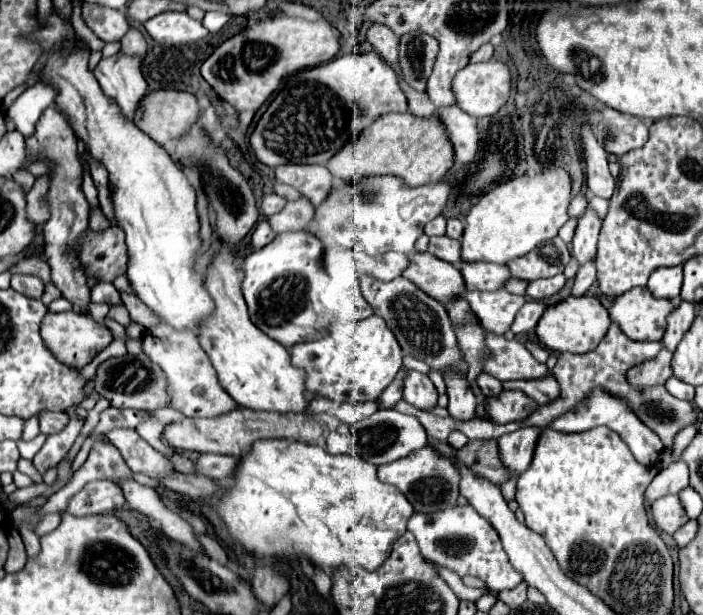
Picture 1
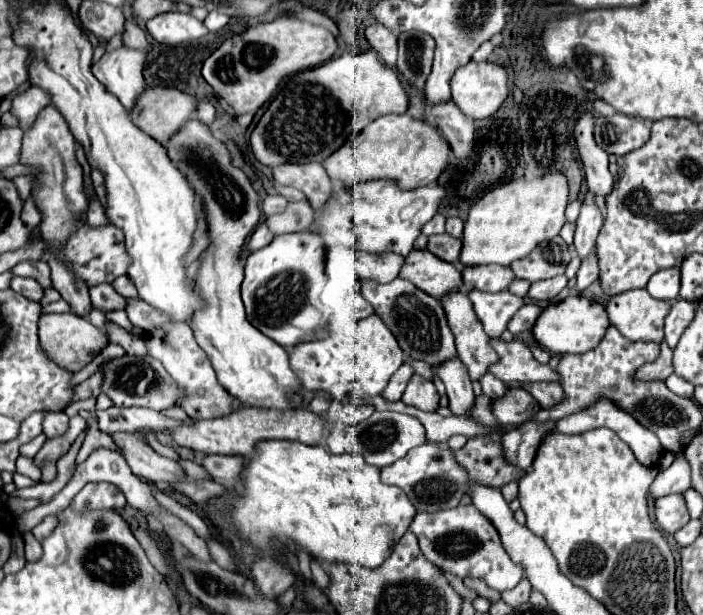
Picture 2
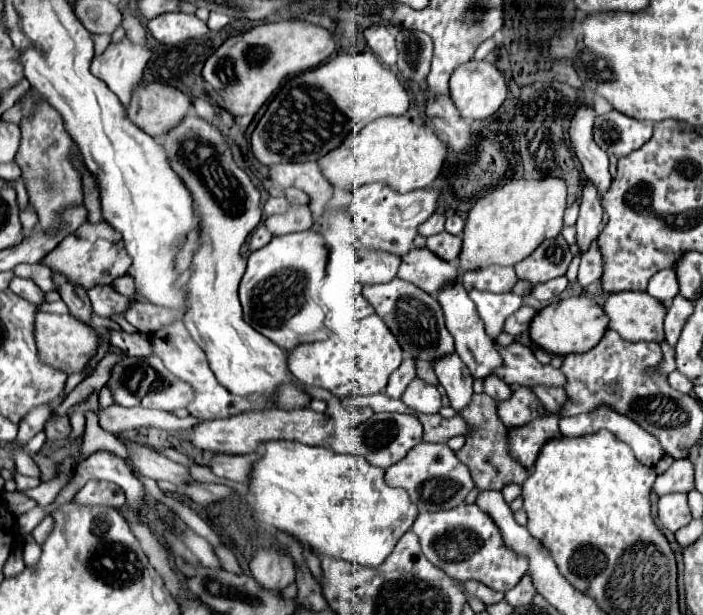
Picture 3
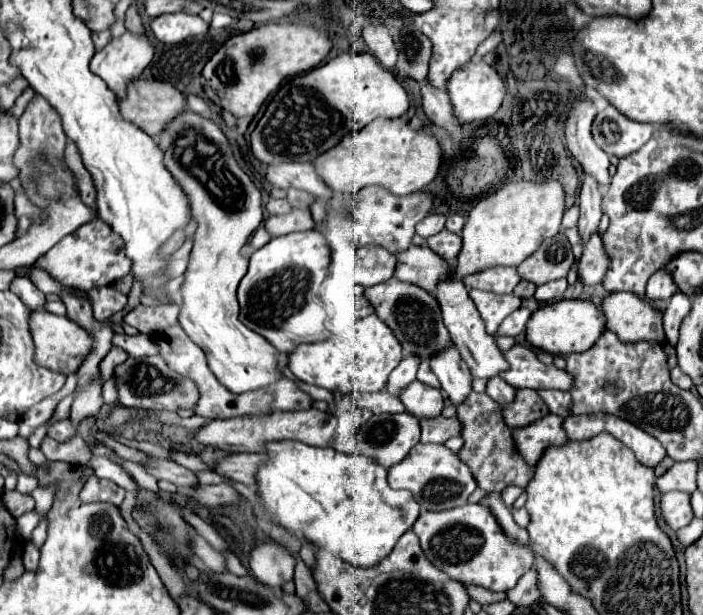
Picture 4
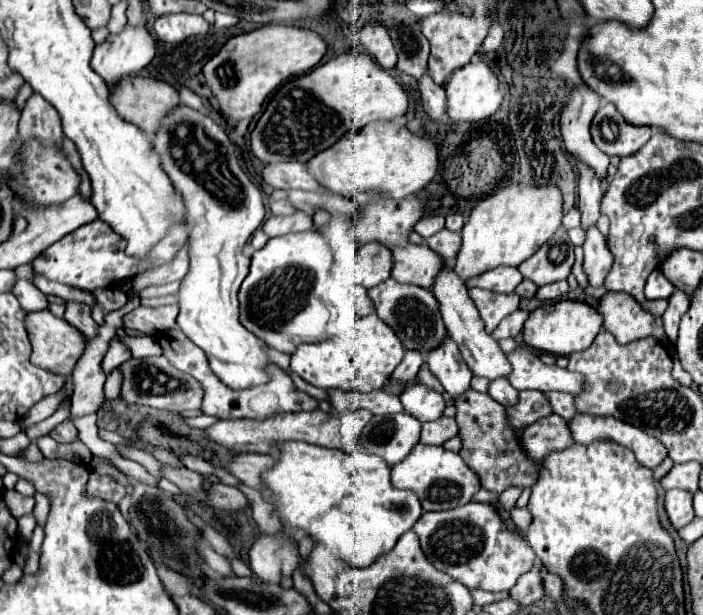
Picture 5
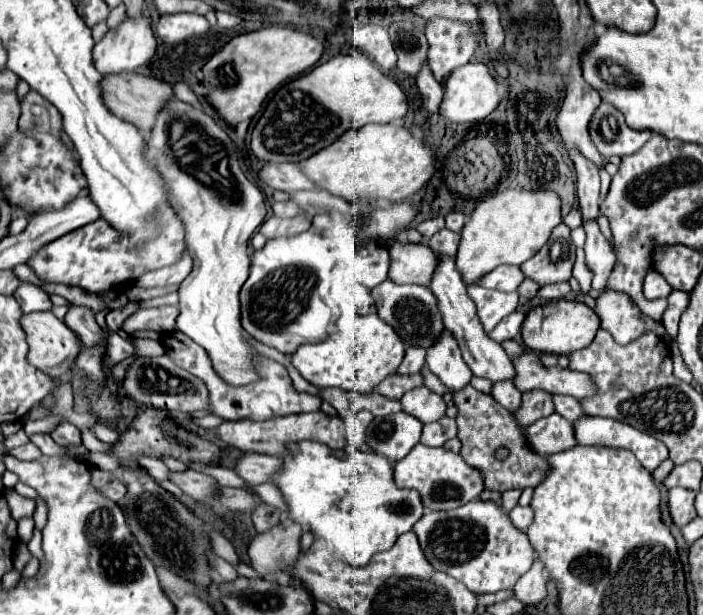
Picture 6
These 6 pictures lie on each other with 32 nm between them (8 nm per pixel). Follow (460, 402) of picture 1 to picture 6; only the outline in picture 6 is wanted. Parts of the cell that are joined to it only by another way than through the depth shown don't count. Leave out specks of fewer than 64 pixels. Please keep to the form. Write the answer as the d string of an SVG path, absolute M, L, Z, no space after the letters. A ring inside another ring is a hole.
M444 330L444 338L426 352L426 366L444 382L450 392L460 392L470 384L472 372L460 358L460 348L448 330Z

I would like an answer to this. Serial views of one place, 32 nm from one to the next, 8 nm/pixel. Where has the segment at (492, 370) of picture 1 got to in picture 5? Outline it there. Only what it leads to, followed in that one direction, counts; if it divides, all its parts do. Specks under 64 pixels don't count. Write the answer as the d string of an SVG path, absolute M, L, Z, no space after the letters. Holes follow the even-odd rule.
M518 346L508 356L508 362L512 364L512 372L506 376L506 380L516 390L558 390L558 392L570 392L578 394L582 390L582 376L558 366L546 366L540 362L538 354L534 354L528 348Z

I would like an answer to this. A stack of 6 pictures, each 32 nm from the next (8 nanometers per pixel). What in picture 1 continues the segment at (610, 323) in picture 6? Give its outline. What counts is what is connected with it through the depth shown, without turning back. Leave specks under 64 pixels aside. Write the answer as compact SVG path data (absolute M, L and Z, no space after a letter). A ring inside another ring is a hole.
M634 288L612 302L610 316L614 322L620 324L622 332L632 340L660 340L666 330L666 318L672 314L674 308L676 304L672 300L656 298L648 288Z

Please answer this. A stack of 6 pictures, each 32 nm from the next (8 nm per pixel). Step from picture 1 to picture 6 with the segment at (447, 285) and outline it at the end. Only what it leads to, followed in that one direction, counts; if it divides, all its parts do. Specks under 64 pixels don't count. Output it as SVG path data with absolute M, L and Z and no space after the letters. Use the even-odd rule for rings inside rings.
M394 242L390 246L388 278L398 284L430 286L436 266L438 266L438 256L428 248L428 244Z

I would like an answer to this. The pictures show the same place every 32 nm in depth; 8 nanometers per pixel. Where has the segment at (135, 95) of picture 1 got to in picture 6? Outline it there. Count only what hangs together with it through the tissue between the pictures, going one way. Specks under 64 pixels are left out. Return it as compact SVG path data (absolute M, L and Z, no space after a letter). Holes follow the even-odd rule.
M150 16L130 20L126 18L116 32L108 32L96 46L94 46L94 68L102 76L122 74L122 72L136 72L140 66L148 64L156 52L156 38L152 36Z

